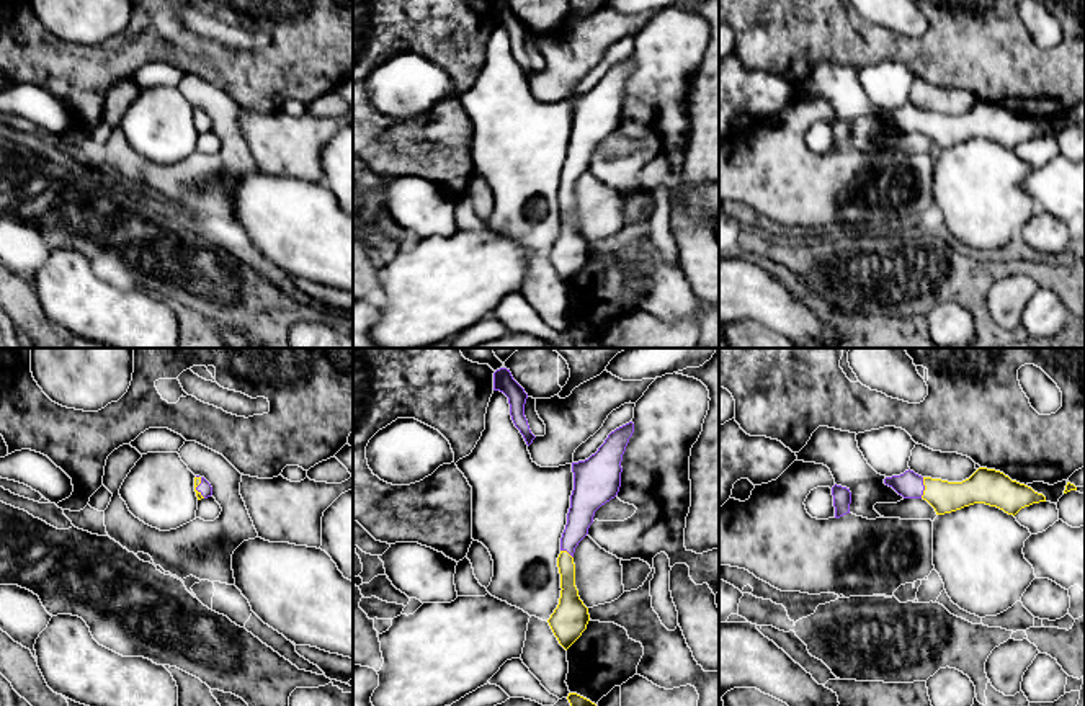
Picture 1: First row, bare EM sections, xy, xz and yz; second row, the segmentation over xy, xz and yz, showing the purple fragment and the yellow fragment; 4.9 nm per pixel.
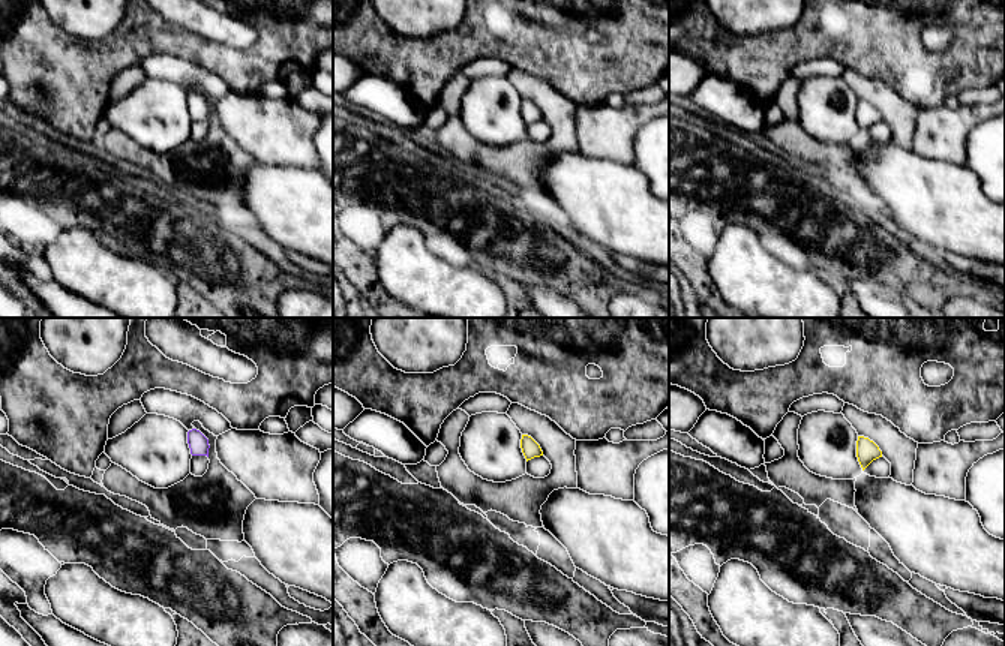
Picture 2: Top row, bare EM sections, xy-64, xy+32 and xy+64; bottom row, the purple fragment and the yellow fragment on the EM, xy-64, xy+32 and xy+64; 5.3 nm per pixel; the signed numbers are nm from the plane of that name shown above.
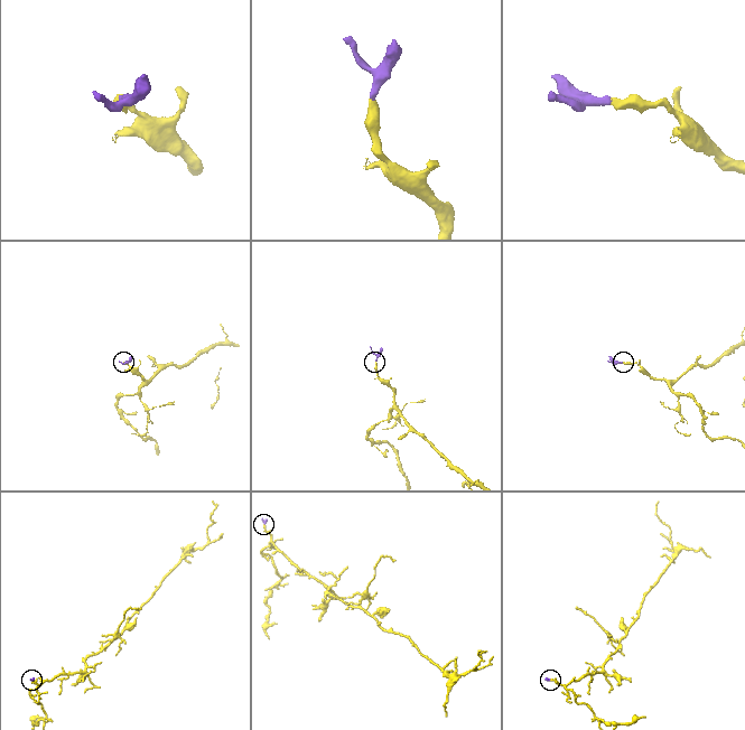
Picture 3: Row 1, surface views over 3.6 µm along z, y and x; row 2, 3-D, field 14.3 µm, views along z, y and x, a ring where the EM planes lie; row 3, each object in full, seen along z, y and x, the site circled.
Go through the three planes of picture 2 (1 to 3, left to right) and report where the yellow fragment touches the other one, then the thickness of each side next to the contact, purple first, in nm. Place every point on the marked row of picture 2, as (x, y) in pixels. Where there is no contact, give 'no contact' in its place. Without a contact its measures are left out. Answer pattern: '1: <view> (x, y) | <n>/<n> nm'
1: no contact
2: no contact
3: no contact

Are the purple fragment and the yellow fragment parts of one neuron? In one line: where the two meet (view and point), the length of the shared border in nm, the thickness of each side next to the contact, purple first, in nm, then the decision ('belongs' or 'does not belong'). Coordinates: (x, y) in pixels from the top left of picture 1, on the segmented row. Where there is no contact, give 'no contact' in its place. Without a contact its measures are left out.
meets purple in yz at (924, 487); contact 110 nm long; 130 nm thick on the purple side, 160 nm on the other; belongs

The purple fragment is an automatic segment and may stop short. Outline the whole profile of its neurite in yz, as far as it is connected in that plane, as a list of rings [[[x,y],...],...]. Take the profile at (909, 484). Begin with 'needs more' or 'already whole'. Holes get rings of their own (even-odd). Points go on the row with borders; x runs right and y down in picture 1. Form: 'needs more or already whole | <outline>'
needs more | [[[979,467],[962,482],[922,477],[909,469],[900,476],[886,477],[884,484],[904,498],[926,500],[936,515],[951,513],[974,503],[985,503],[1015,516],[1025,507],[1046,502],[1043,494],[1011,480],[1000,471],[987,467]]]

